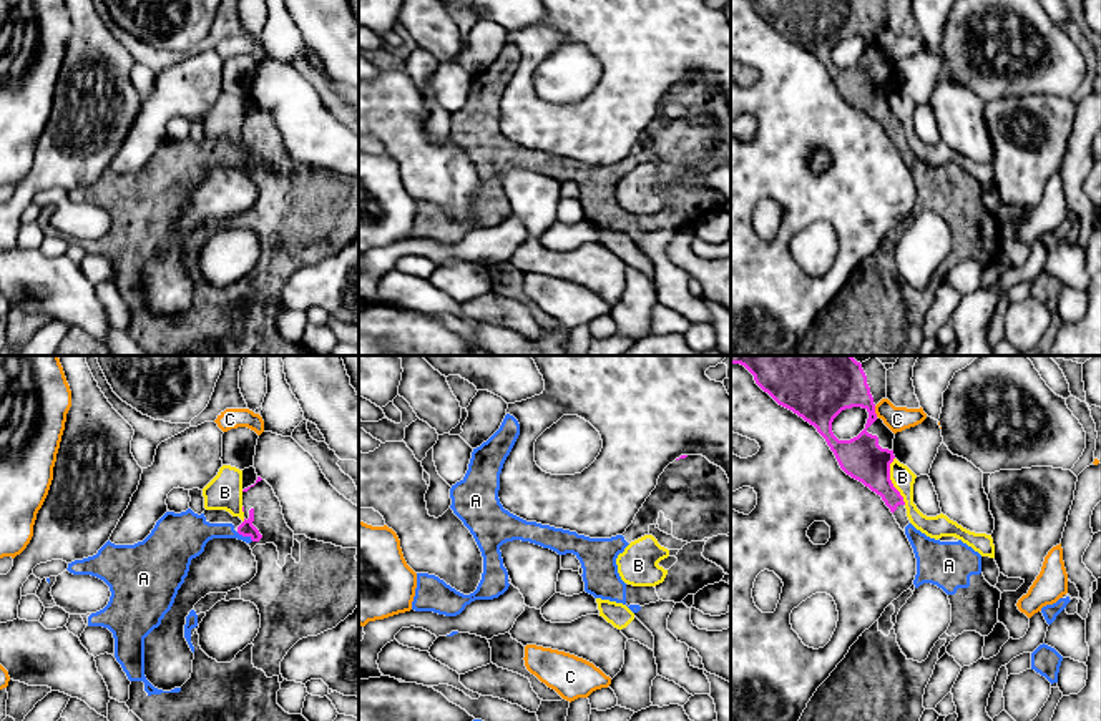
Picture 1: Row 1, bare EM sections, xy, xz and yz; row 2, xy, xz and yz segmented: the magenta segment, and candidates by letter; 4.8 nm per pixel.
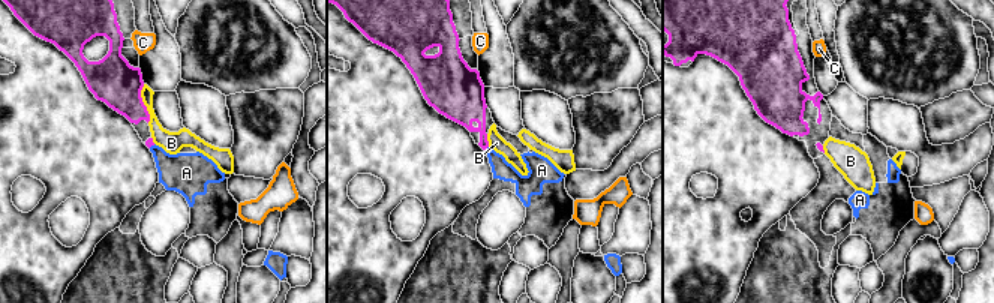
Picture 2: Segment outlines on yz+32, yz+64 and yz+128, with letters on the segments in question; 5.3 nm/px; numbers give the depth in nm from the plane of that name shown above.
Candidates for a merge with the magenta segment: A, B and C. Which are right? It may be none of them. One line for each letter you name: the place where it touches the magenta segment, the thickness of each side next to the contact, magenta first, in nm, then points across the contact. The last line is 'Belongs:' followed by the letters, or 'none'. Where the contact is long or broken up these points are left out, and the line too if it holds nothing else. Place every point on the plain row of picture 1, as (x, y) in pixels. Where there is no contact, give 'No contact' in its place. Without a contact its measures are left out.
A: Touches magenta at xy (244, 163). Thickness 80 nm (magenta) against 170 nm. Path across: xy (246, 156), (244, 163), (193, 160)
Belongs: A

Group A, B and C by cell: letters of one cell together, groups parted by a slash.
A / B / C

